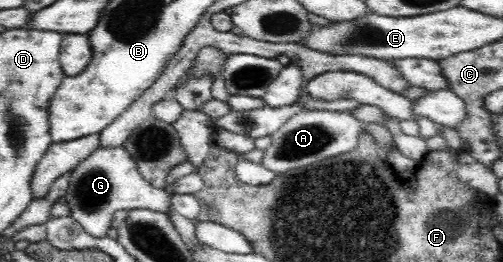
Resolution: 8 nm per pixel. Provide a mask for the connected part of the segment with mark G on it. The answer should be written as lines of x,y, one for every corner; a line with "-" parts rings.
123,146
96,148
70,172
68,184
65,196
69,215
94,238
108,236
112,216
117,211
150,209
168,215
168,209
171,208
171,196
143,178
134,159

